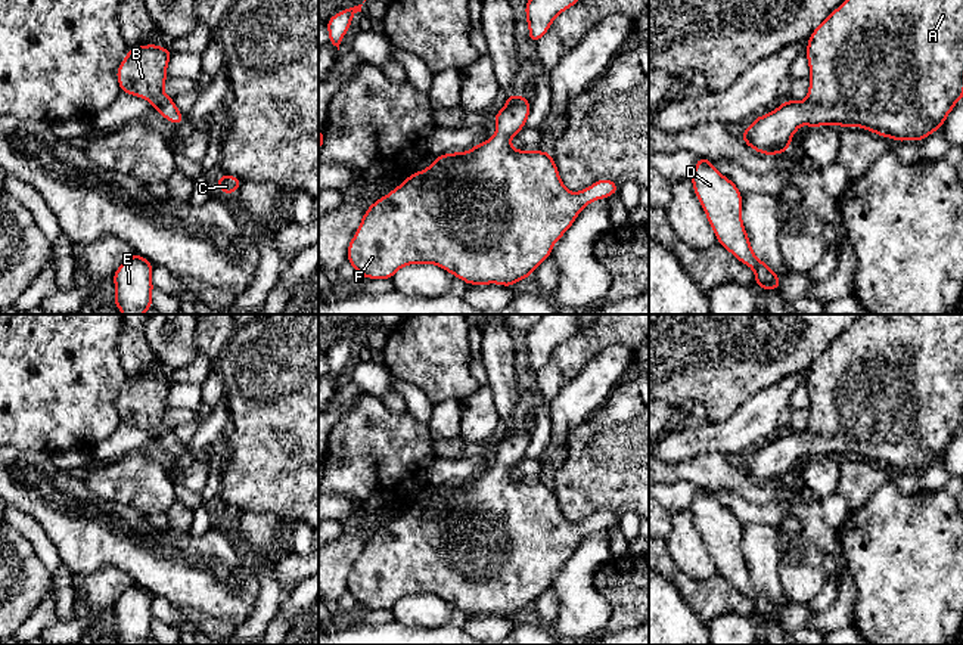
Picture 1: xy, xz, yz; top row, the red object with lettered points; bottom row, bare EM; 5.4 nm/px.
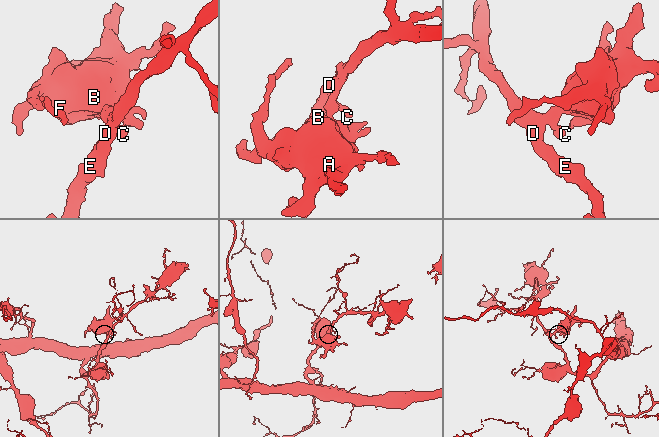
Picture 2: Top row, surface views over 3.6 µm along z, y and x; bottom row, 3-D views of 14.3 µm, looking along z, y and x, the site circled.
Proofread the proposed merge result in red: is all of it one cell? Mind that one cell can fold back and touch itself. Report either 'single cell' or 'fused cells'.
single cell

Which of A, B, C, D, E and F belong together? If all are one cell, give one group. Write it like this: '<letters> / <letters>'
A B C D E F

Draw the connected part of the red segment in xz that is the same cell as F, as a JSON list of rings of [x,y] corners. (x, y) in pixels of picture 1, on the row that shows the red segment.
[[[510,94],[494,115],[496,134],[466,152],[438,155],[428,168],[413,173],[364,213],[348,244],[348,263],[358,276],[392,279],[409,264],[435,264],[467,285],[513,286],[532,276],[550,257],[554,242],[590,202],[618,193],[611,179],[581,192],[569,192],[557,165],[544,151],[518,151],[510,139],[531,114],[525,96]]]

